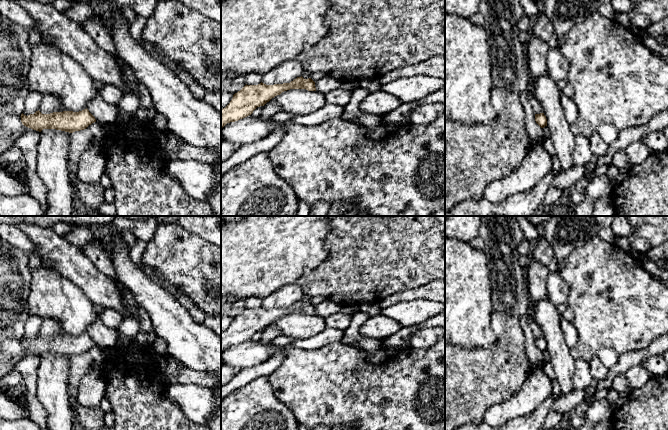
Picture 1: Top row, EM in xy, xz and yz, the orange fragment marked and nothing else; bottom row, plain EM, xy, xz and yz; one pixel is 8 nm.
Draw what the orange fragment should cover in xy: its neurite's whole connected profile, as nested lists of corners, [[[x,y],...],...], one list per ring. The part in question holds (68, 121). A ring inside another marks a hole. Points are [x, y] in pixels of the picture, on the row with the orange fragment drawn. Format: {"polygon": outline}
{"polygon": [[[86,108],[79,112],[63,111],[42,114],[39,110],[28,116],[21,114],[24,126],[41,132],[43,129],[56,129],[69,133],[86,129],[96,122],[95,117]]]}

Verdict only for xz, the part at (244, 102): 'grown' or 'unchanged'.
unchanged

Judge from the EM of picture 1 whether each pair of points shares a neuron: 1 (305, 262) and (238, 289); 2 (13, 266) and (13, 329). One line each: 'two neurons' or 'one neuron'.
1: one neuron
2: one neuron

